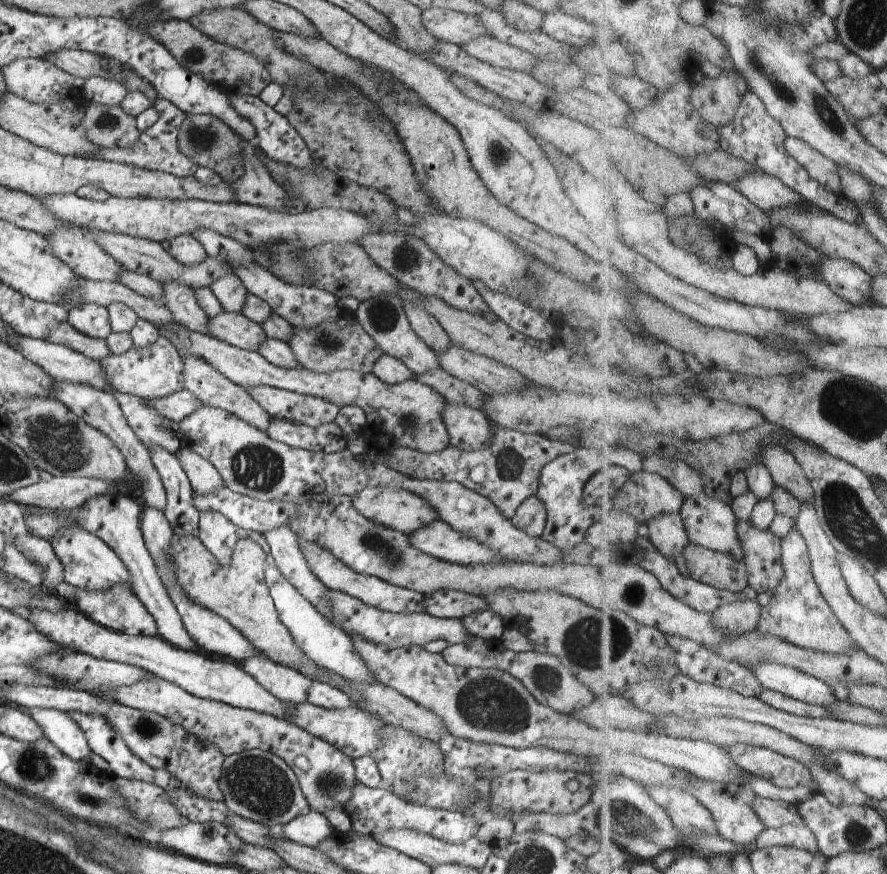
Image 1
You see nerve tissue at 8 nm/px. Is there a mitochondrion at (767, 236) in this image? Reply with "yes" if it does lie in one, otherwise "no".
no

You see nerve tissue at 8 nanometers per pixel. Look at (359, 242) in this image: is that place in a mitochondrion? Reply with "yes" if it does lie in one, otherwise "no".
no

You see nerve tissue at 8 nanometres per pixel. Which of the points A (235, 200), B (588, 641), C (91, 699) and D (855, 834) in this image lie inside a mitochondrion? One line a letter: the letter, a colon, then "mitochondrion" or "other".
A: other
B: mitochondrion
C: other
D: mitochondrion

